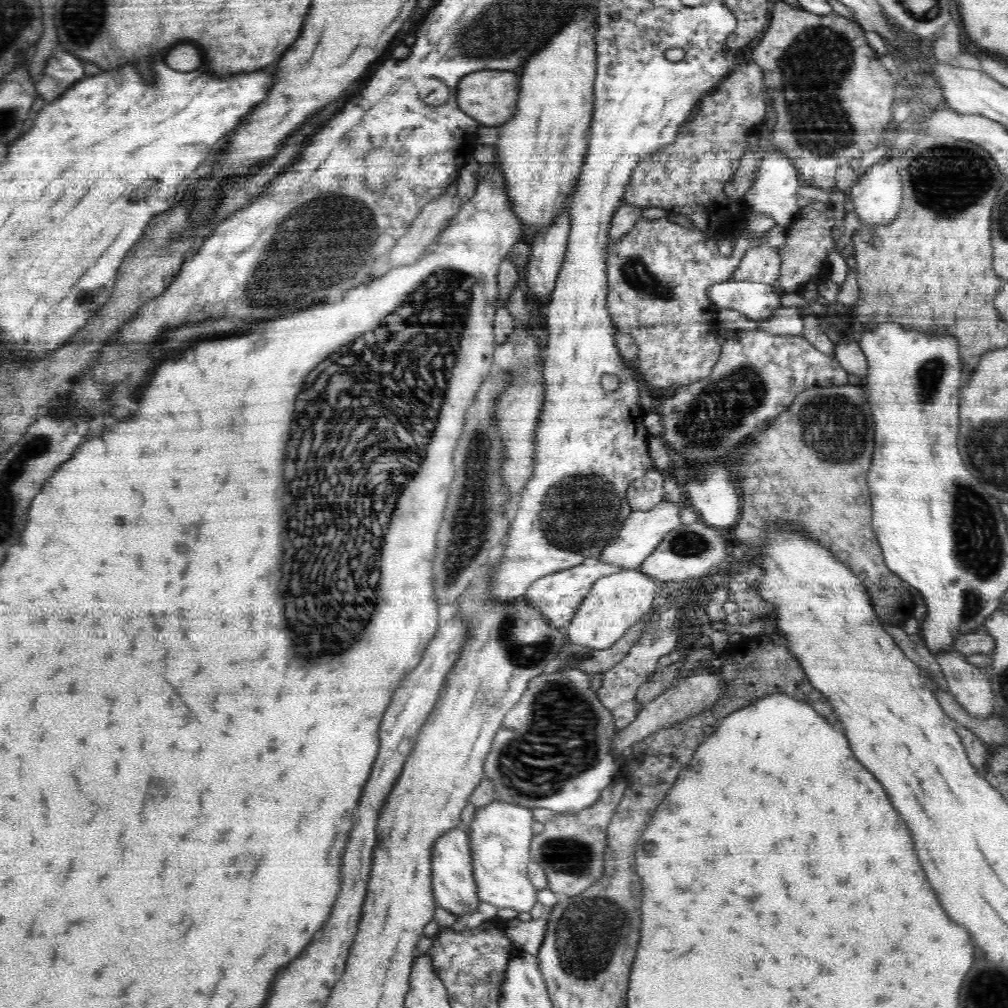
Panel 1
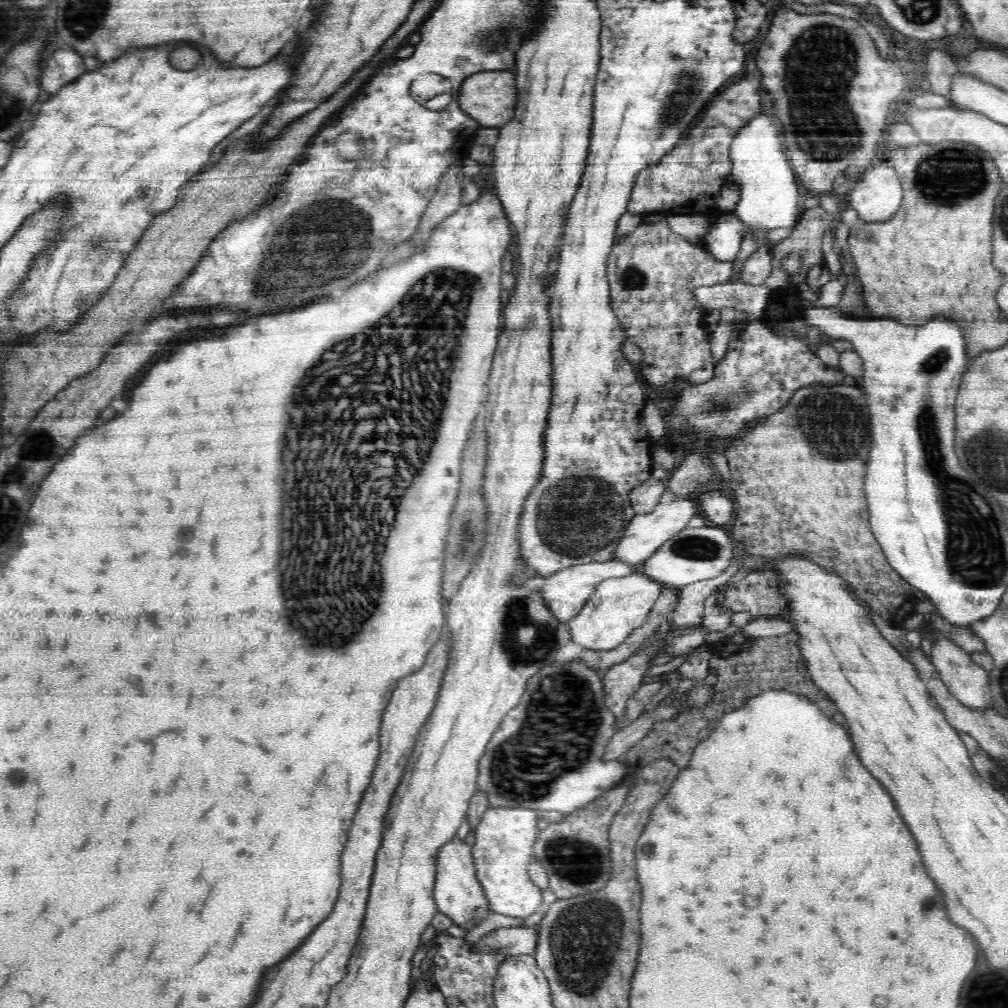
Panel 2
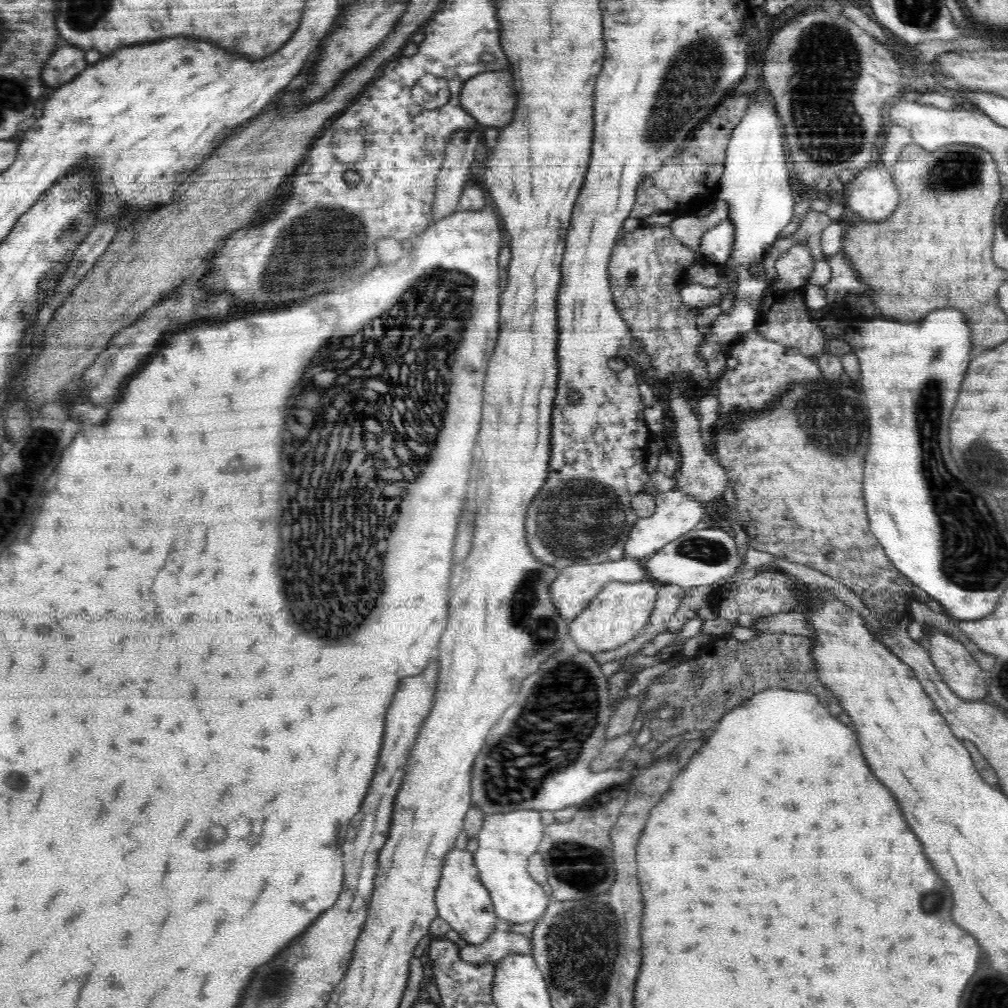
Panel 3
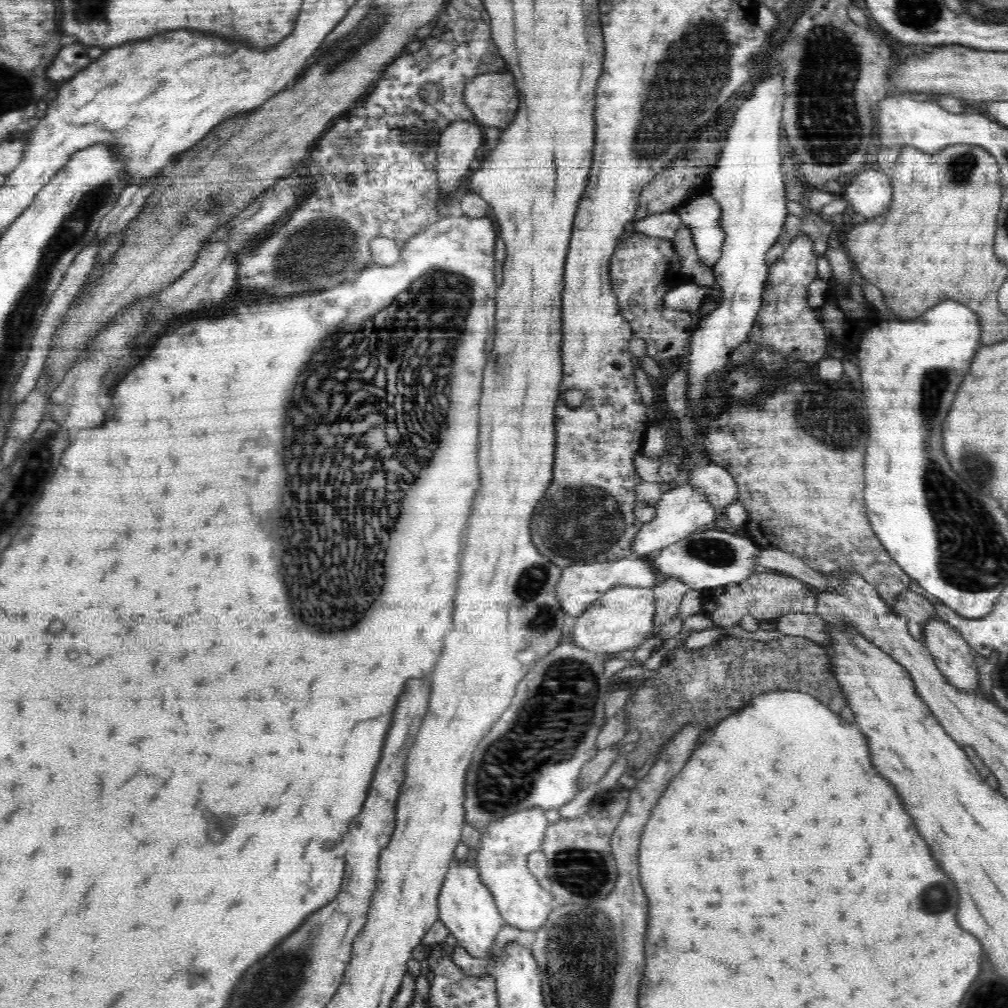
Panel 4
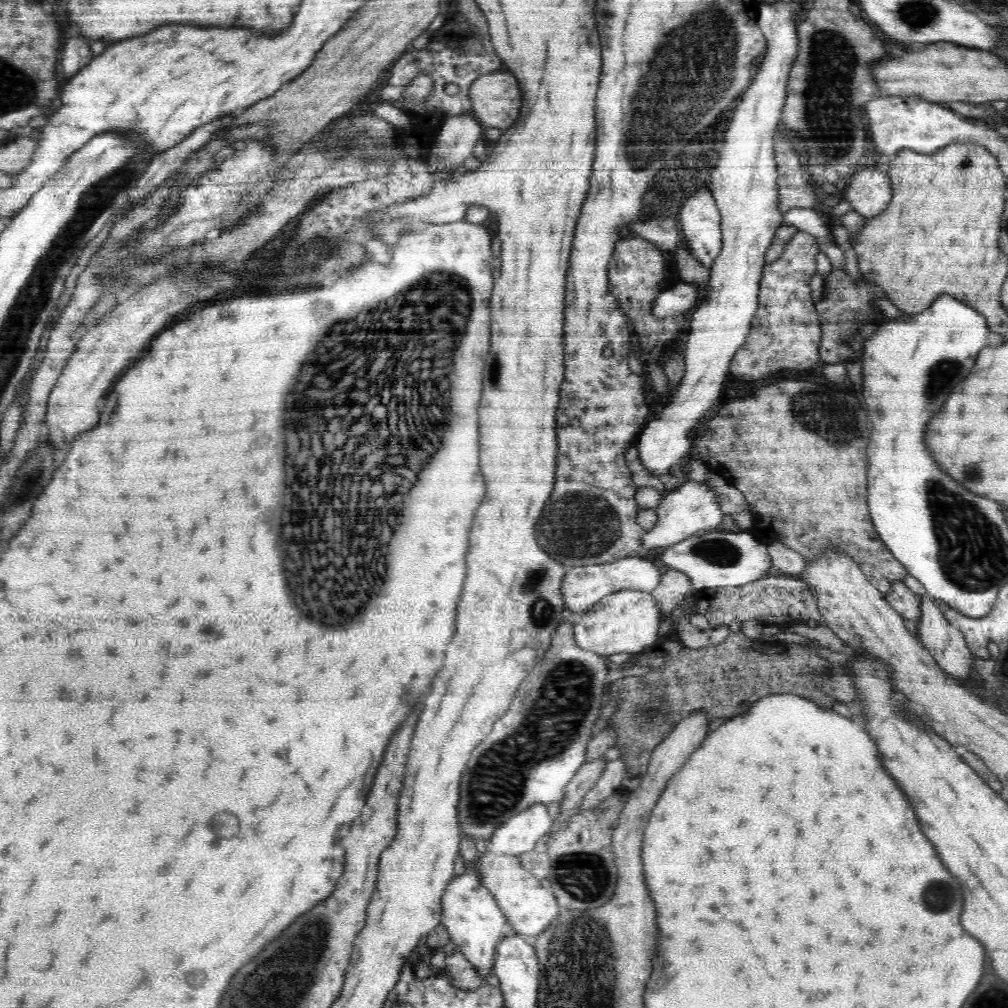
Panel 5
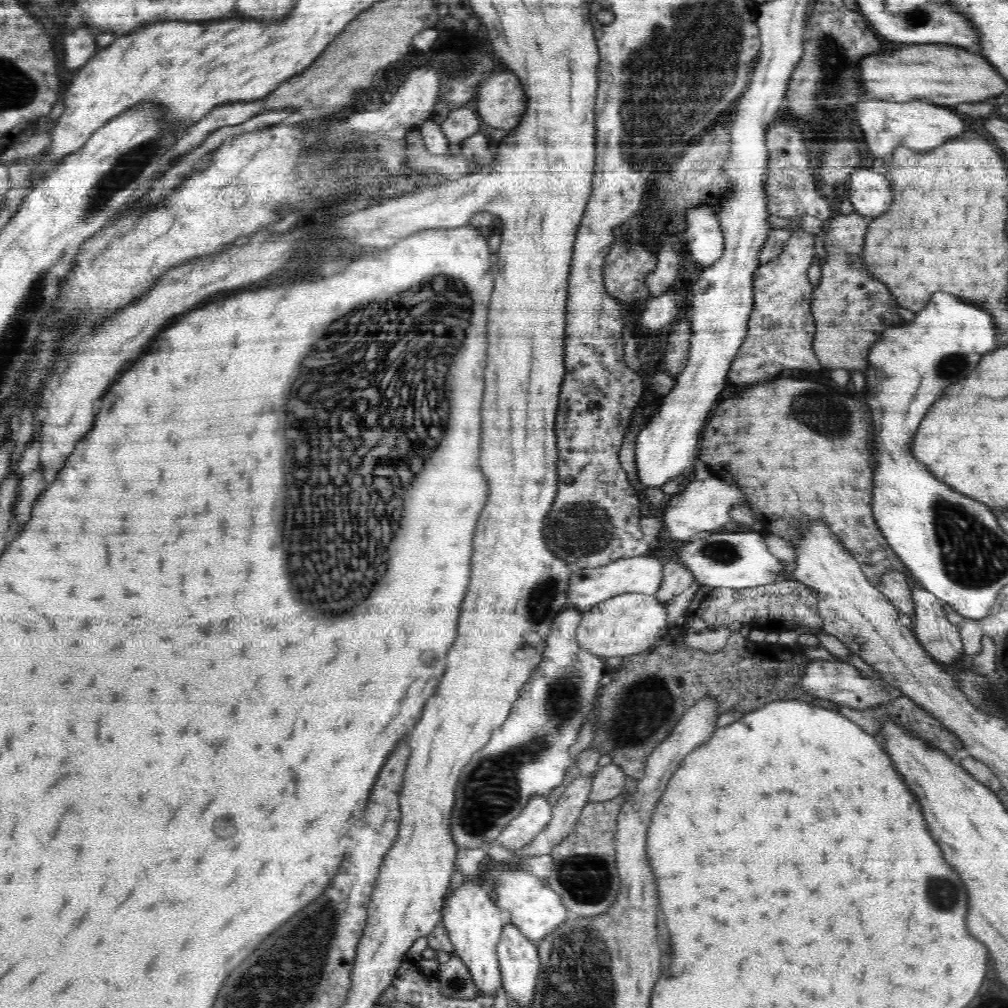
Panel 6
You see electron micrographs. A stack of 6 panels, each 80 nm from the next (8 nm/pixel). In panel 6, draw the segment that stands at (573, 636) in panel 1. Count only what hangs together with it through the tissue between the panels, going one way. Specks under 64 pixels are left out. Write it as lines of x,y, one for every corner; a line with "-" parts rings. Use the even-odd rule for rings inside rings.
628,592
596,604
595,607
584,612
576,630
576,640
582,649
589,650
596,656
625,657
650,648
665,628
667,624
664,604
652,595

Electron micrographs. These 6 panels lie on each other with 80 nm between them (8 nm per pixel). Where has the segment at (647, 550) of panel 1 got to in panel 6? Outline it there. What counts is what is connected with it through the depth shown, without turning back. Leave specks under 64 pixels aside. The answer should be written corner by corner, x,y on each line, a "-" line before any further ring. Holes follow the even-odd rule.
711,476
705,480
692,481
682,492
678,492
665,500
663,504
663,520
661,521
667,531
666,539
690,541
695,534
710,533
733,520
730,510
738,504
749,506
740,492
740,487
730,479

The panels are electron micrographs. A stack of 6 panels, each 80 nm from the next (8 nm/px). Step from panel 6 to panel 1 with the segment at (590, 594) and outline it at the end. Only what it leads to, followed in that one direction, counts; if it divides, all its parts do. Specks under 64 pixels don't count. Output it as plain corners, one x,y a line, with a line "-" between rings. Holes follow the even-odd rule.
584,560
579,566
554,572
549,576
544,576
534,581
524,594
526,601
536,605
542,613
542,617
553,624
558,630
565,630
567,624
572,620
576,610
580,608
584,598
592,591
592,586
596,580
604,576
611,576
621,572
622,568
614,564
605,564
598,560

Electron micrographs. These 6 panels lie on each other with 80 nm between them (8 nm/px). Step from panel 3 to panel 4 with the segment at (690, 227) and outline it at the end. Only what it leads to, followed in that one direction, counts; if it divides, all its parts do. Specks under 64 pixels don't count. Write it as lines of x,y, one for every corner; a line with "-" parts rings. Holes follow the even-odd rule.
681,225
678,233
674,236
673,244
675,244
676,252
679,253
681,271
686,274
689,282
715,288
713,269
700,261
688,227

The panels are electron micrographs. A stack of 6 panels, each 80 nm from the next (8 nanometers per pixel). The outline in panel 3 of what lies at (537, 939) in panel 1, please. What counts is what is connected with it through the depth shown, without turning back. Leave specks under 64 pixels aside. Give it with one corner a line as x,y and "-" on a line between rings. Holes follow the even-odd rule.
501,926
488,936
486,942
462,947
459,950
459,957
464,962
484,964
490,960
500,960
513,952
524,954
532,952
531,941
528,941
523,934
511,933
505,926

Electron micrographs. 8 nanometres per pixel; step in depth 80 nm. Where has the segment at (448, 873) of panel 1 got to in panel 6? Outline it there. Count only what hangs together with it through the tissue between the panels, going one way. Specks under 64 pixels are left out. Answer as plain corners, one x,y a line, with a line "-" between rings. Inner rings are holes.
473,877
466,878
464,884
456,889
451,897
444,902
442,921
447,928
454,955
467,966
477,990
477,996
497,996
502,987
502,973
498,962
496,948
500,940
504,921
502,910
492,901
488,888
482,888
473,881

